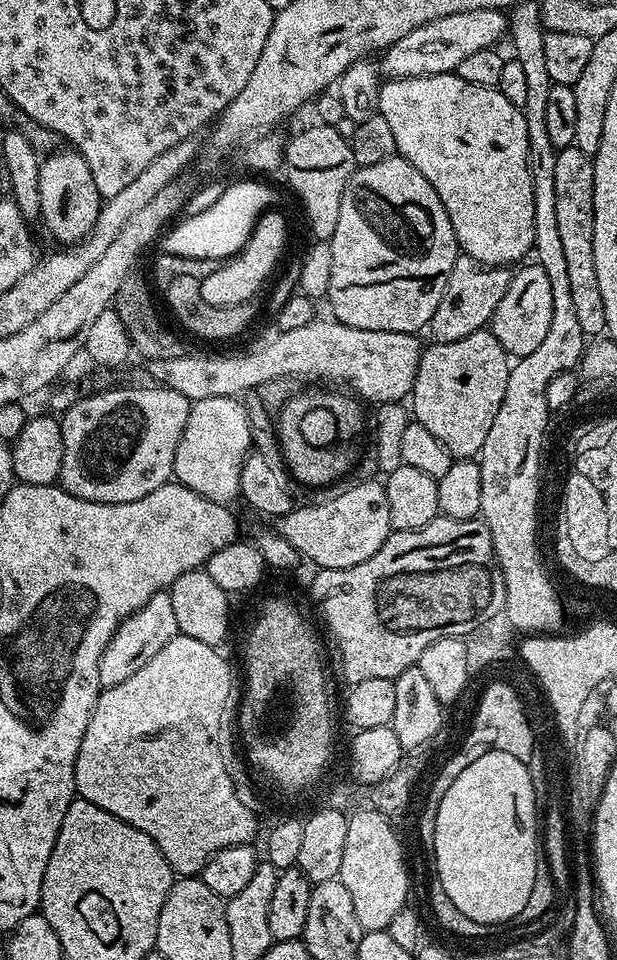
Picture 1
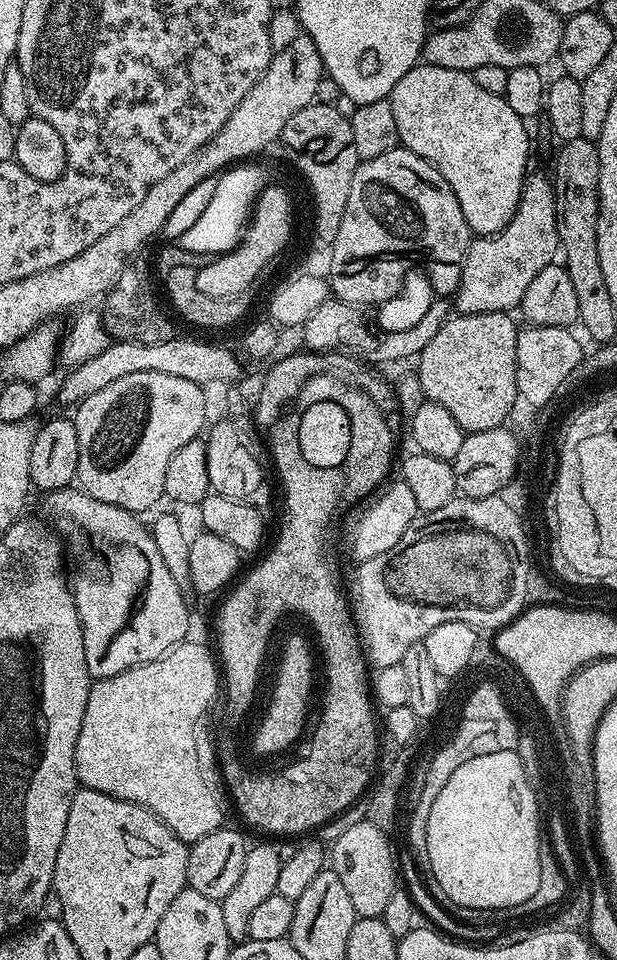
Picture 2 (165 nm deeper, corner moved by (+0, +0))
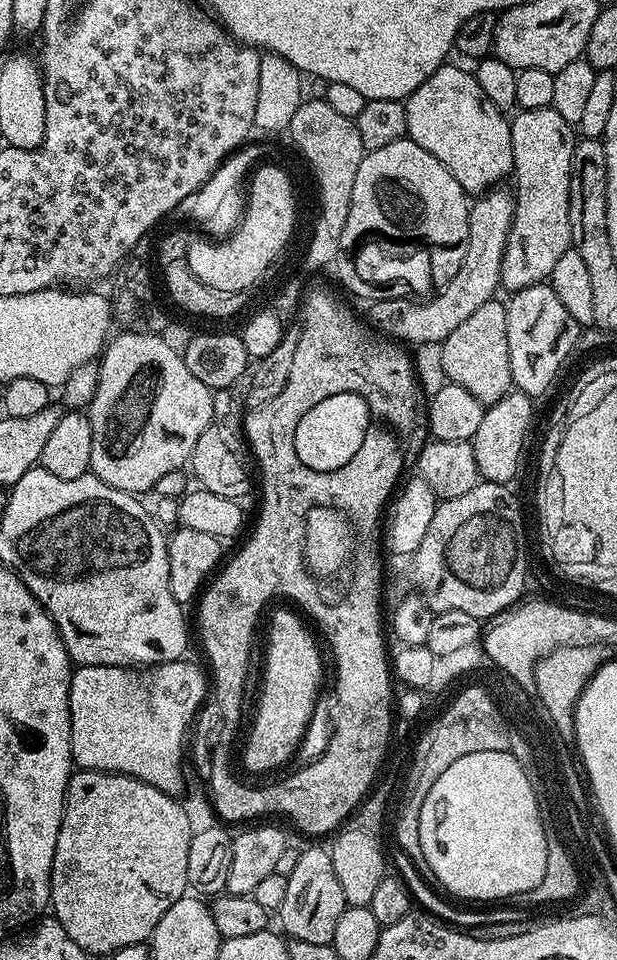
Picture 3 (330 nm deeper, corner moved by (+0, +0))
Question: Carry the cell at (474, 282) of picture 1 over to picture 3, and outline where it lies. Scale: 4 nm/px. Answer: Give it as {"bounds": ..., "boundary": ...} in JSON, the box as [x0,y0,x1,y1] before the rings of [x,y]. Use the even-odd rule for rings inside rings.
{"bounds":[500,107,578,294],"boundary":[[[551,107],[538,110],[525,108],[517,111],[511,117],[510,123],[514,180],[516,176],[516,188],[514,187],[516,209],[508,231],[506,250],[502,254],[500,283],[505,289],[508,287],[508,292],[513,294],[526,287],[545,283],[551,277],[558,258],[562,258],[562,254],[566,254],[566,250],[573,247],[570,226],[570,166],[578,136],[573,125],[568,124],[566,118],[562,118],[562,114],[558,114],[558,110]]]}

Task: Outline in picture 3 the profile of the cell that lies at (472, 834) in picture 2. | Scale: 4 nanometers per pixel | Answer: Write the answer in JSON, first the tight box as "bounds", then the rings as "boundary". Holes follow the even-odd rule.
{"bounds":[418,746,542,898],"boundary":[[[488,746],[483,750],[477,750],[474,754],[466,754],[466,758],[458,758],[458,762],[453,762],[446,771],[430,786],[430,794],[422,802],[422,810],[418,818],[418,838],[422,838],[422,854],[426,854],[426,862],[434,874],[450,890],[452,896],[461,898],[499,898],[503,892],[516,890],[518,886],[531,886],[534,878],[540,876],[542,871],[542,837],[540,836],[540,822],[534,818],[534,805],[532,800],[535,798],[534,790],[528,784],[527,775],[524,769],[512,756],[508,750],[497,750],[495,747]]]}

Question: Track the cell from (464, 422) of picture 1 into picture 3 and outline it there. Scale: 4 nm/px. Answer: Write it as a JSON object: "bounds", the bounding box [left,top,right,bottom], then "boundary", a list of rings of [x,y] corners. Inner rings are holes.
{"bounds":[442,298,513,406],"boundary":[[[493,298],[478,306],[478,310],[474,310],[474,314],[470,314],[470,318],[466,318],[466,322],[462,322],[452,331],[450,338],[444,340],[442,370],[446,370],[449,384],[470,390],[470,394],[474,394],[474,398],[478,398],[478,402],[485,406],[498,402],[507,392],[513,391],[510,346],[507,345],[507,307],[503,299]]]}

